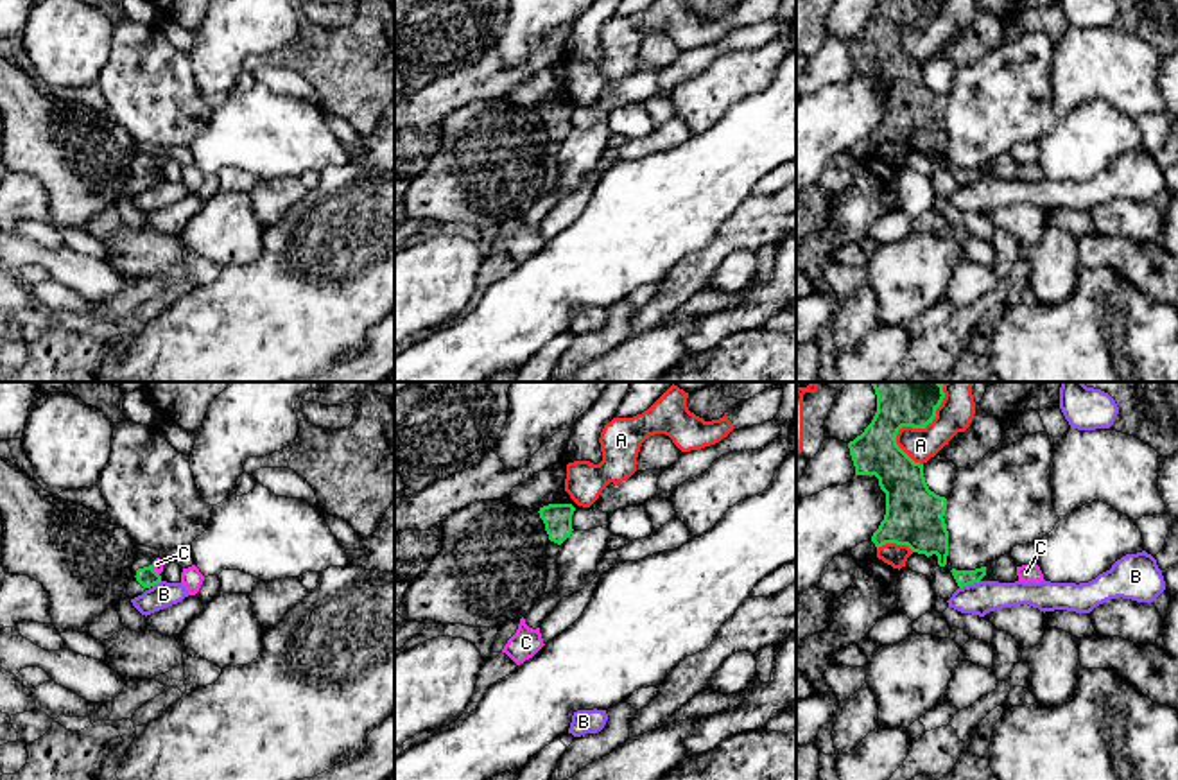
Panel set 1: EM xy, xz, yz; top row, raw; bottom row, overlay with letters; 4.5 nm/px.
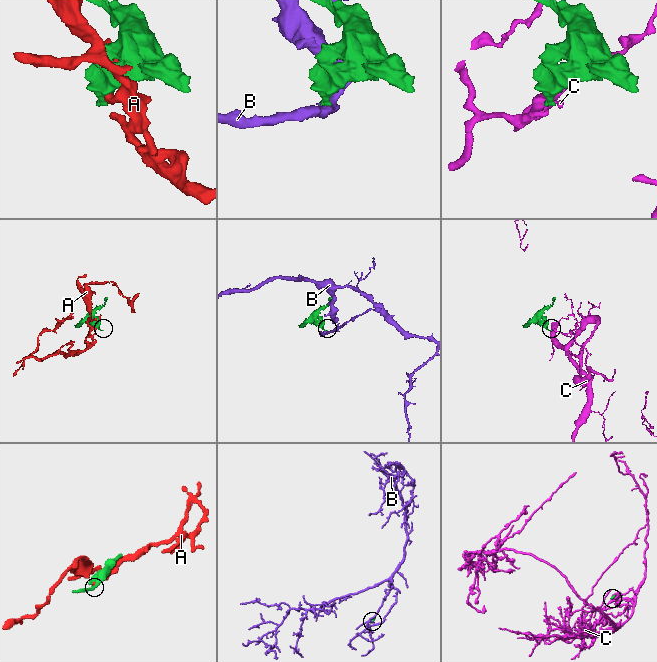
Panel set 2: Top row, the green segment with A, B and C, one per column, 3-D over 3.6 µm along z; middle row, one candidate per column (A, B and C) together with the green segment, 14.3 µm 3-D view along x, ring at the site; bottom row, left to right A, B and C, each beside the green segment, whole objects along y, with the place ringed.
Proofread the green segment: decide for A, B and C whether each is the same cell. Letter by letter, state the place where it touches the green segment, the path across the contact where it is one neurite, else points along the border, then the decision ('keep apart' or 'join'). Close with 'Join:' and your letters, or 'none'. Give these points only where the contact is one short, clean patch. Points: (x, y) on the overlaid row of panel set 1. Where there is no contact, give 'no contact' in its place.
A: contact yz (915, 427); keep apart
B: contact yz (969, 583); keep apart
C: contact xy (155, 571); border xy (151, 565), (158, 574); keep apart
Join: none

